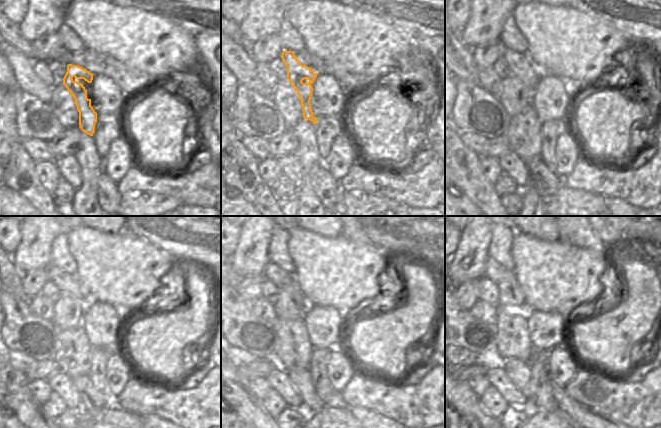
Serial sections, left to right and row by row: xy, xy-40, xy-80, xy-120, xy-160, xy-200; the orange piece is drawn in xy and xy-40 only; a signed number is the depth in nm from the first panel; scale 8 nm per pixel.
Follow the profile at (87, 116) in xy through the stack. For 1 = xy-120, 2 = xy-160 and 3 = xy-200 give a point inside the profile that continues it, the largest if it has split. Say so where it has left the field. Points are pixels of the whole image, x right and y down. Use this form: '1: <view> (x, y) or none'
1: xy-120 (68, 284)
2: xy-160 (272, 272)
3: xy-200 (494, 271)

